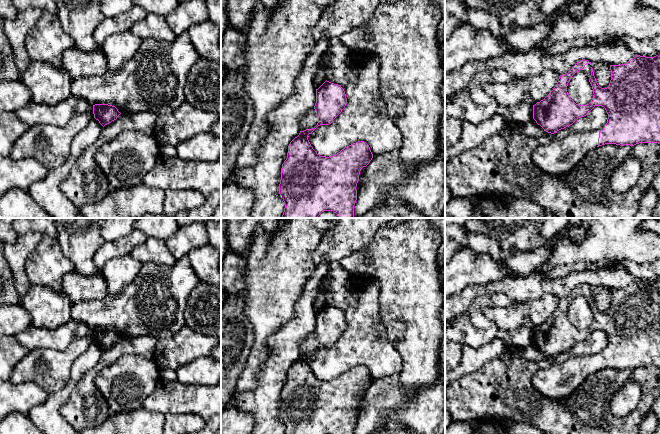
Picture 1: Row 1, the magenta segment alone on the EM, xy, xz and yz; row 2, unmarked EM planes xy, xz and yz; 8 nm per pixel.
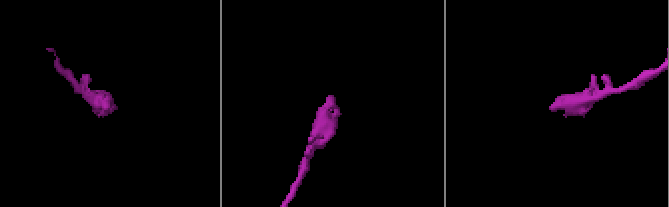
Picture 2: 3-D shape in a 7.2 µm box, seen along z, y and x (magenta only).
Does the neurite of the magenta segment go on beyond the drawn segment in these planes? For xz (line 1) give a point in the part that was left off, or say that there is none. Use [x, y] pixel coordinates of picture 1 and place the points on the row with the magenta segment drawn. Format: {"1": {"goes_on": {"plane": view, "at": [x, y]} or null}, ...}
{"1": {"goes_on": null}}

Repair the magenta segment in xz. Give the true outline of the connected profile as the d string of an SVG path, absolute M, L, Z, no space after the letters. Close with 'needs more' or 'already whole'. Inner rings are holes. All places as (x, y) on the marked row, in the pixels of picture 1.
M325 81L316 89L314 109L318 123L313 129L300 131L288 146L287 158L282 164L279 194L285 208L281 218L318 218L324 211L333 211L338 218L354 218L357 200L357 183L360 171L373 158L369 145L364 141L353 143L333 156L320 156L311 146L308 135L320 125L329 125L342 112L347 98L341 85Z; already whole

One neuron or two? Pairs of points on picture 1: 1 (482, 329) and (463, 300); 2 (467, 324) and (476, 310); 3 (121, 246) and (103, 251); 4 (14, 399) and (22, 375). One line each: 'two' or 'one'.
1: two
2: one
3: one
4: two

